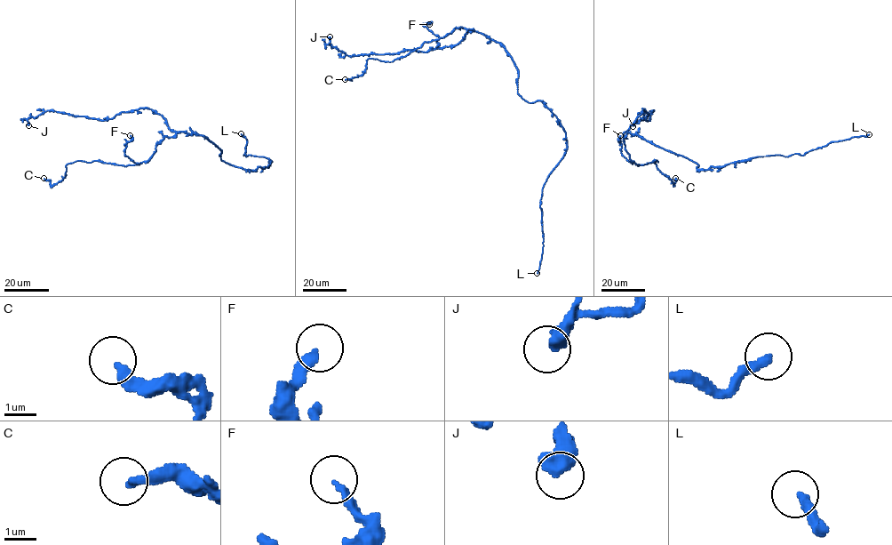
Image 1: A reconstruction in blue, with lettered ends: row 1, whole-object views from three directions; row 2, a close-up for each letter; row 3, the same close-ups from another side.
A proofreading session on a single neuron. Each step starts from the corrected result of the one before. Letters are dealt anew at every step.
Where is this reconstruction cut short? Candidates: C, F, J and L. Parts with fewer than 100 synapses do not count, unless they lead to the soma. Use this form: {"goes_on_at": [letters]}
{"goes_on_at": ["L"]}

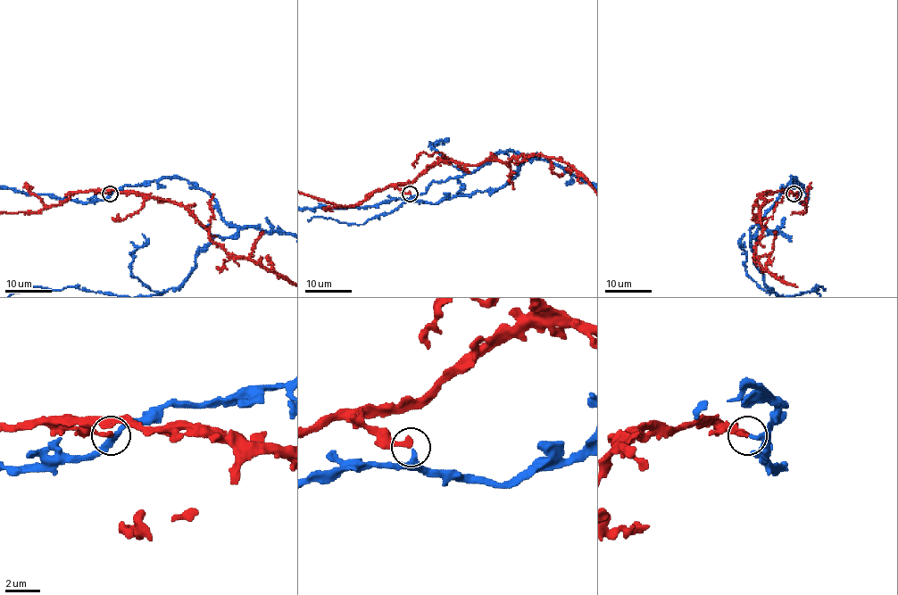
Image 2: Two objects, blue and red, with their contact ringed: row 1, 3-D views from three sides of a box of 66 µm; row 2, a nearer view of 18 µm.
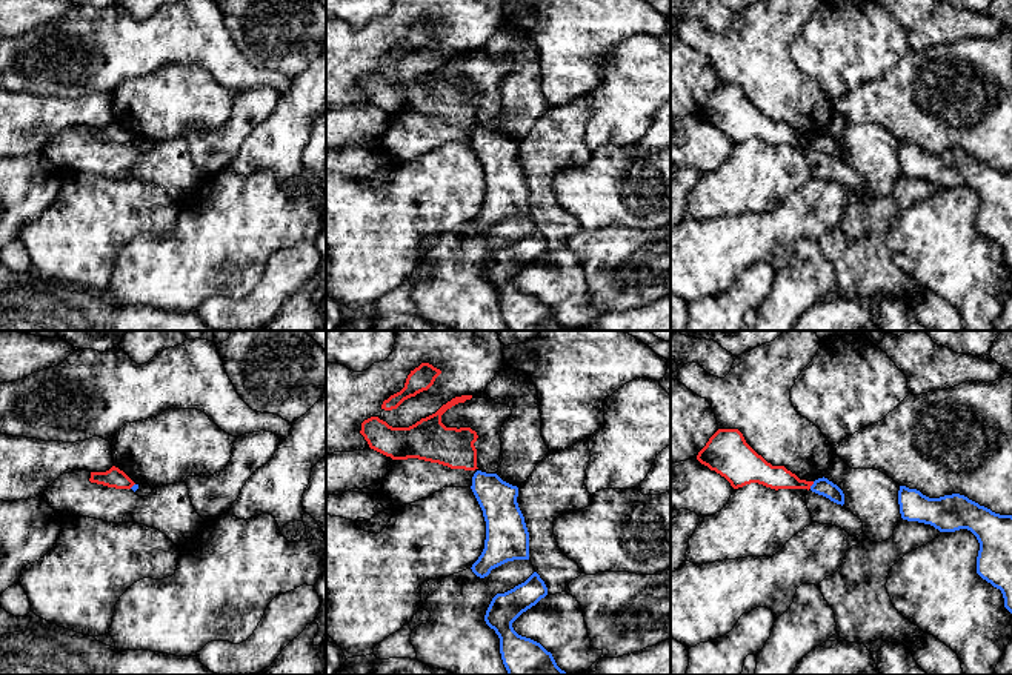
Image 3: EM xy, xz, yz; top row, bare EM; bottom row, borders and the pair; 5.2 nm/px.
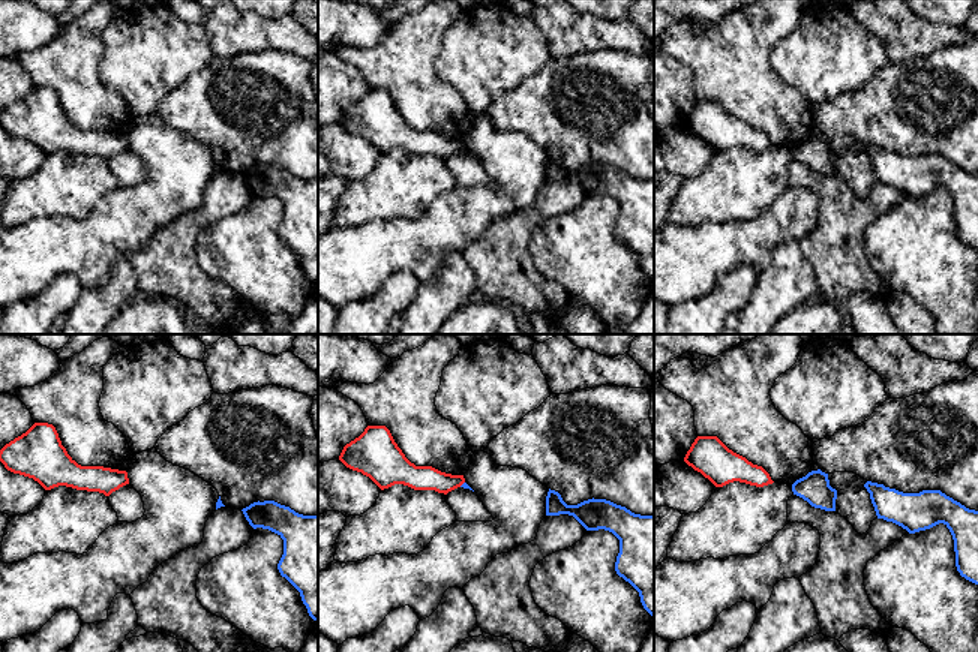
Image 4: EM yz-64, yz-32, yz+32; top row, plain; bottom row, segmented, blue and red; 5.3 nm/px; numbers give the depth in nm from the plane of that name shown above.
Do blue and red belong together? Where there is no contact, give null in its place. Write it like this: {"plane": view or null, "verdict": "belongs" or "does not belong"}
{"plane": "yz", "verdict": "does not belong"}

